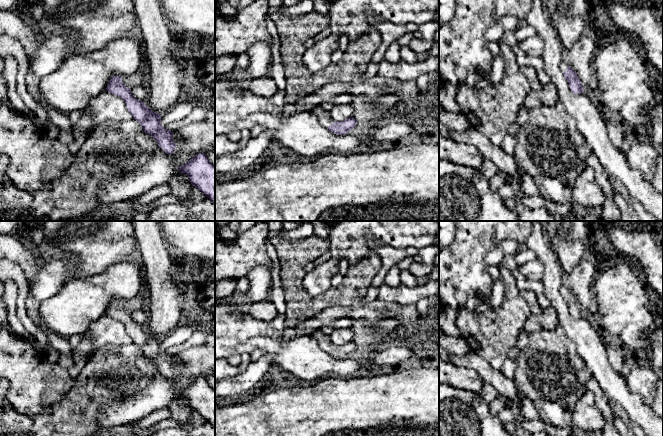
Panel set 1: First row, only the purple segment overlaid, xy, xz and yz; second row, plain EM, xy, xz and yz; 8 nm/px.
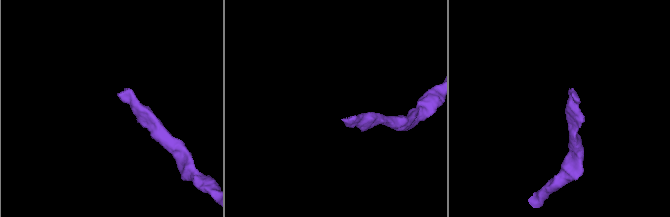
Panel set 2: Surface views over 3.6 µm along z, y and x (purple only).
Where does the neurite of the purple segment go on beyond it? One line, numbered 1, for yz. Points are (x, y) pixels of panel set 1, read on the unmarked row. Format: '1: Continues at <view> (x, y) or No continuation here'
1: Continues at yz (563, 290)

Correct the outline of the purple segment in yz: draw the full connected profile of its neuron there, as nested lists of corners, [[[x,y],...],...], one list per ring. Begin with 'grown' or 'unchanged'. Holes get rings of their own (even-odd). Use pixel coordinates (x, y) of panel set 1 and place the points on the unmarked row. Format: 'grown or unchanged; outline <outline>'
grown; outline [[[561,286],[560,293],[563,296],[563,299],[567,304],[571,315],[574,318],[582,318],[583,310],[580,307],[579,301],[577,300],[576,296],[567,287],[564,286]]]

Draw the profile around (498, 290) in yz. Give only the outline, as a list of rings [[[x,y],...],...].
[[[501,276],[493,282],[490,298],[490,308],[497,309],[502,305],[505,294],[505,286]]]

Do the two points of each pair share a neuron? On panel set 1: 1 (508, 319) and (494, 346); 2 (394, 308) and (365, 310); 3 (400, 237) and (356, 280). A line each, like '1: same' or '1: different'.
1: same
2: same
3: different

